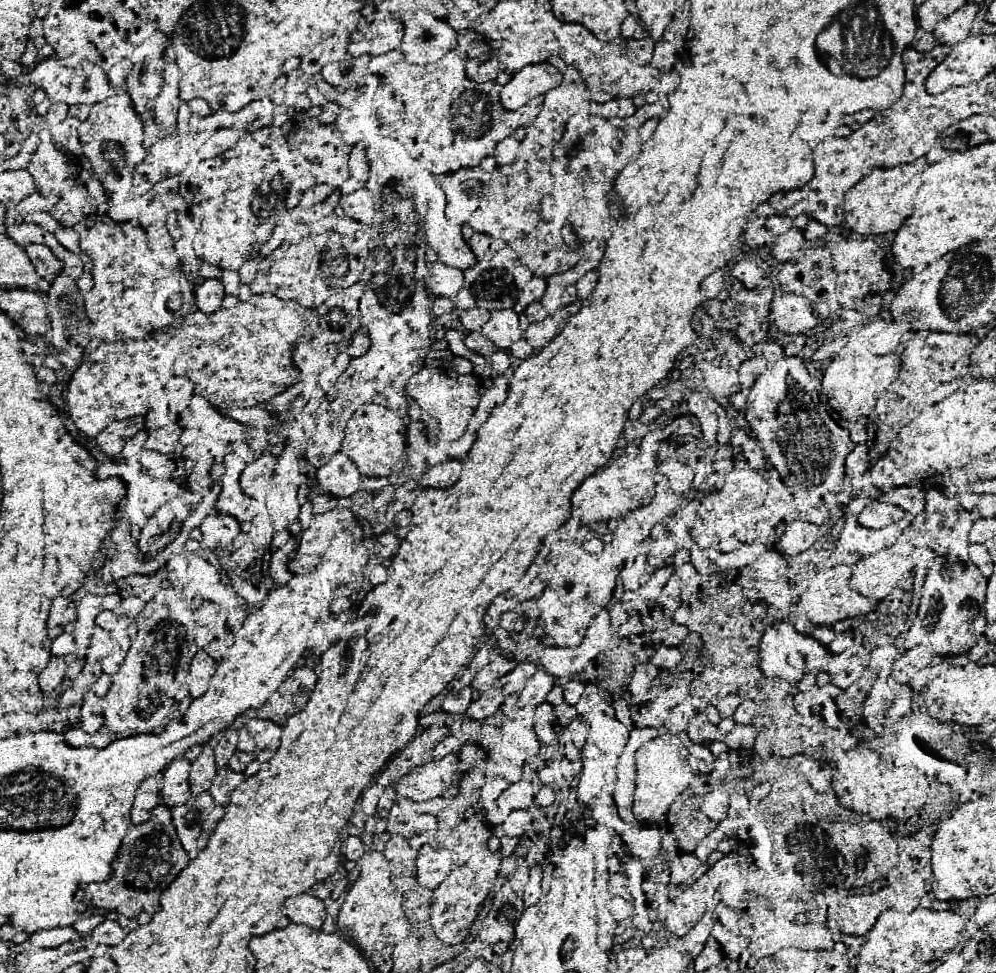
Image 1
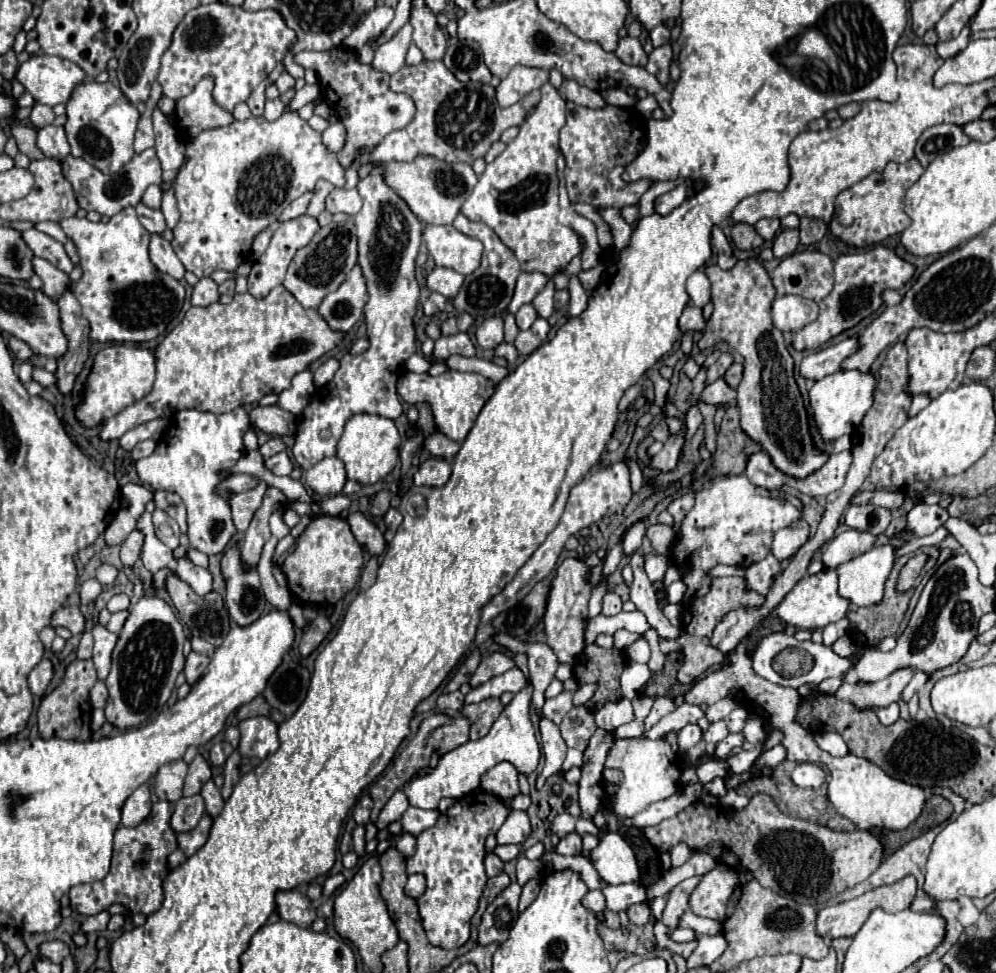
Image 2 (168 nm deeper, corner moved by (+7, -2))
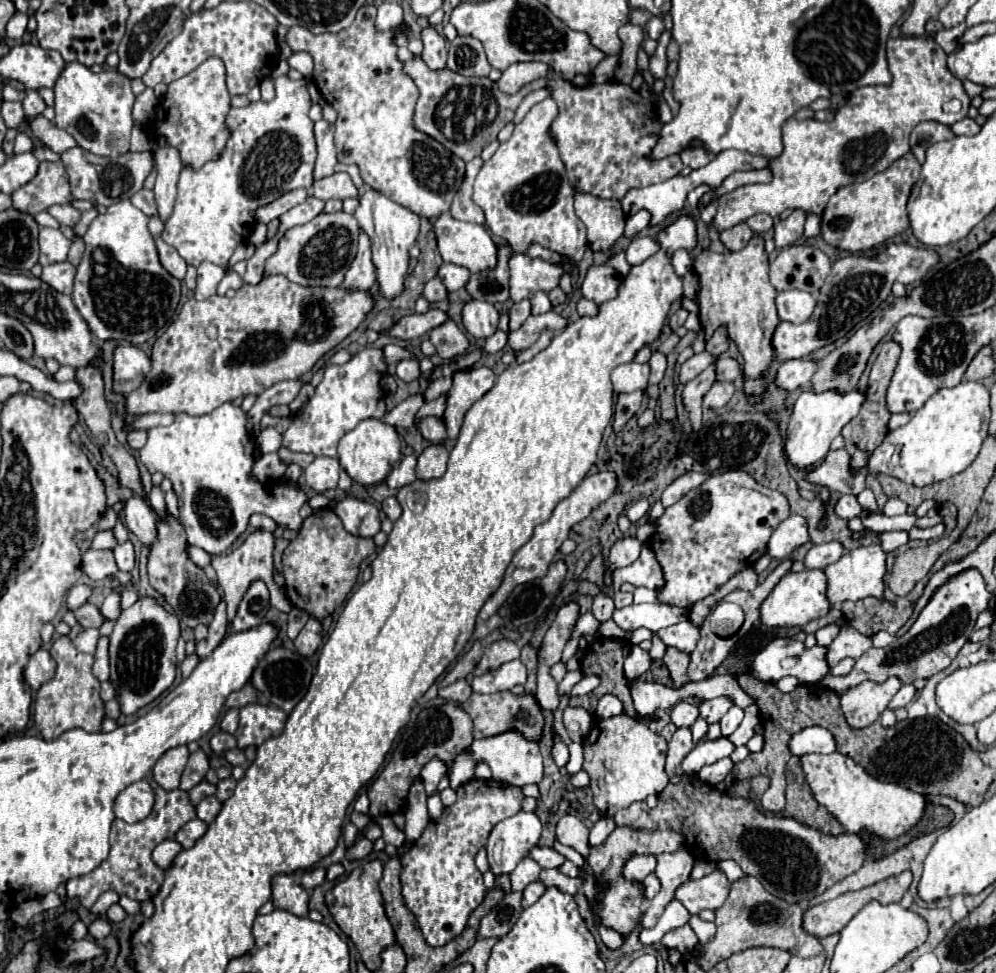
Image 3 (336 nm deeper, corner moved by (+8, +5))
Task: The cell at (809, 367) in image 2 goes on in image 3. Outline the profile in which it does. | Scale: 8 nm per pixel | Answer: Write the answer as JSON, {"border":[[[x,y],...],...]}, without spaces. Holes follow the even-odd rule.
{"border":[[[804,357],[804,359],[790,359],[784,361],[782,367],[778,369],[776,375],[776,383],[788,391],[794,391],[798,387],[808,387],[808,383],[812,381],[814,373],[818,369],[818,361]]]}

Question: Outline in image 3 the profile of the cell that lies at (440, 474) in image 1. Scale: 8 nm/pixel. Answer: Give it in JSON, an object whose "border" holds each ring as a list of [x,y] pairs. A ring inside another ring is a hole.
{"border":[[[430,445],[417,458],[416,477],[427,481],[442,477],[448,465],[448,449],[444,445]]]}

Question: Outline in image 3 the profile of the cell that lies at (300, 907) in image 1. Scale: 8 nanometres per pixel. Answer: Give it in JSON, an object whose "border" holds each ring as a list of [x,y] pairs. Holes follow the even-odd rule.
{"border":[[[276,875],[272,879],[272,903],[276,909],[290,911],[298,917],[308,915],[308,893],[302,885],[298,885],[292,875]]]}

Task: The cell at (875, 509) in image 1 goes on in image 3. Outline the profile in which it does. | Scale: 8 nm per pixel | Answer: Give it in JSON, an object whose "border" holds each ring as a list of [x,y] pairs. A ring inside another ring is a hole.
{"border":[[[842,495],[840,499],[838,499],[838,503],[834,505],[834,511],[836,511],[836,515],[838,517],[842,517],[842,519],[846,519],[846,521],[850,521],[850,519],[864,519],[868,513],[866,513],[866,509],[858,503],[858,499],[856,499],[856,495]]]}

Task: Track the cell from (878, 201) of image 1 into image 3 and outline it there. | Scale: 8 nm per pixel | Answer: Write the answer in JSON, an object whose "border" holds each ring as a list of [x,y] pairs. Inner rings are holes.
{"border":[[[906,153],[898,161],[894,161],[886,171],[876,173],[874,177],[840,187],[828,201],[822,213],[822,237],[826,243],[856,253],[866,251],[898,233],[908,229],[908,213],[906,201],[912,185],[920,177],[920,163],[912,153]]]}

